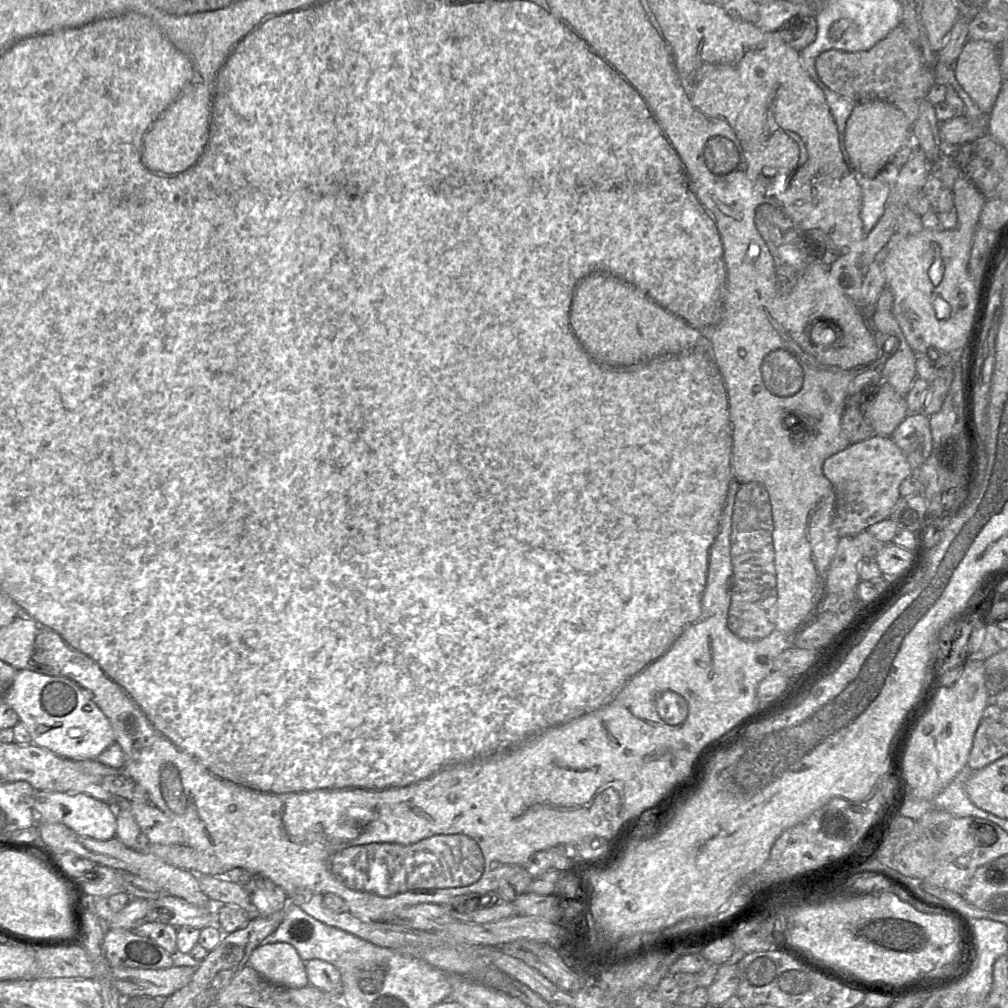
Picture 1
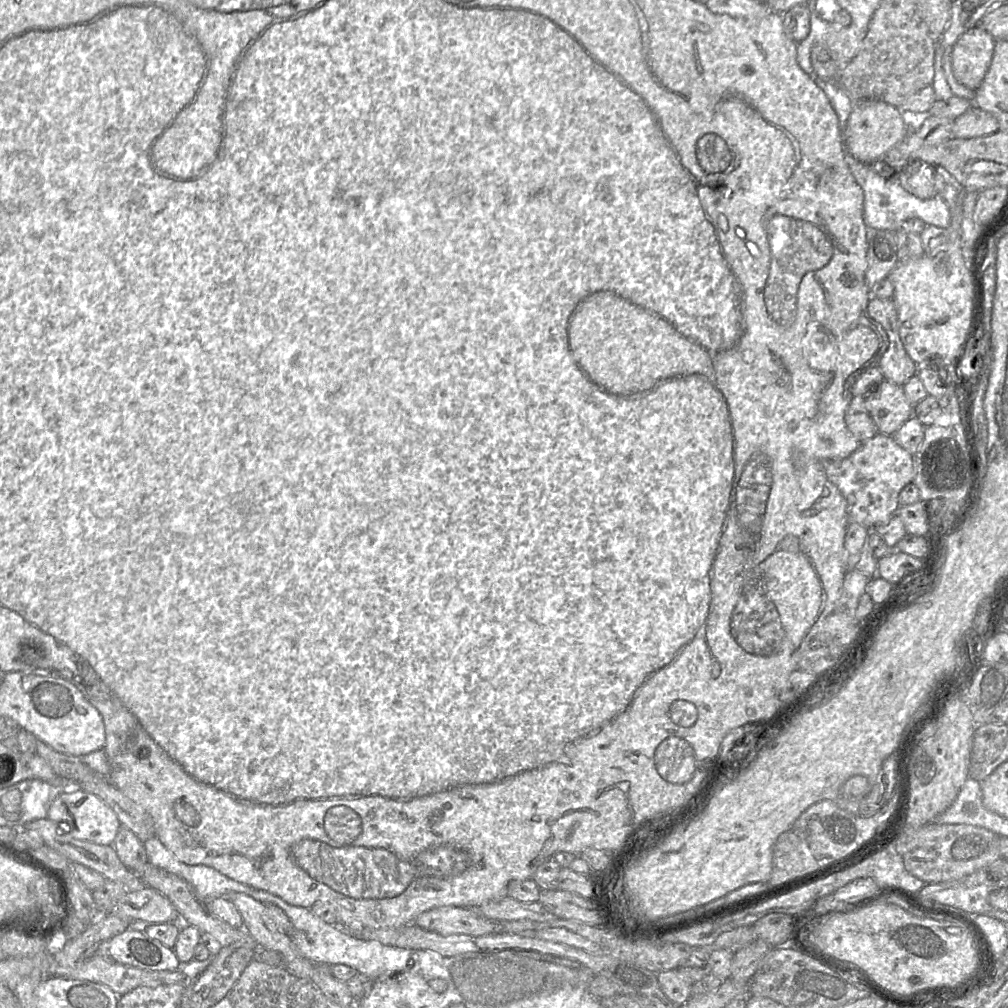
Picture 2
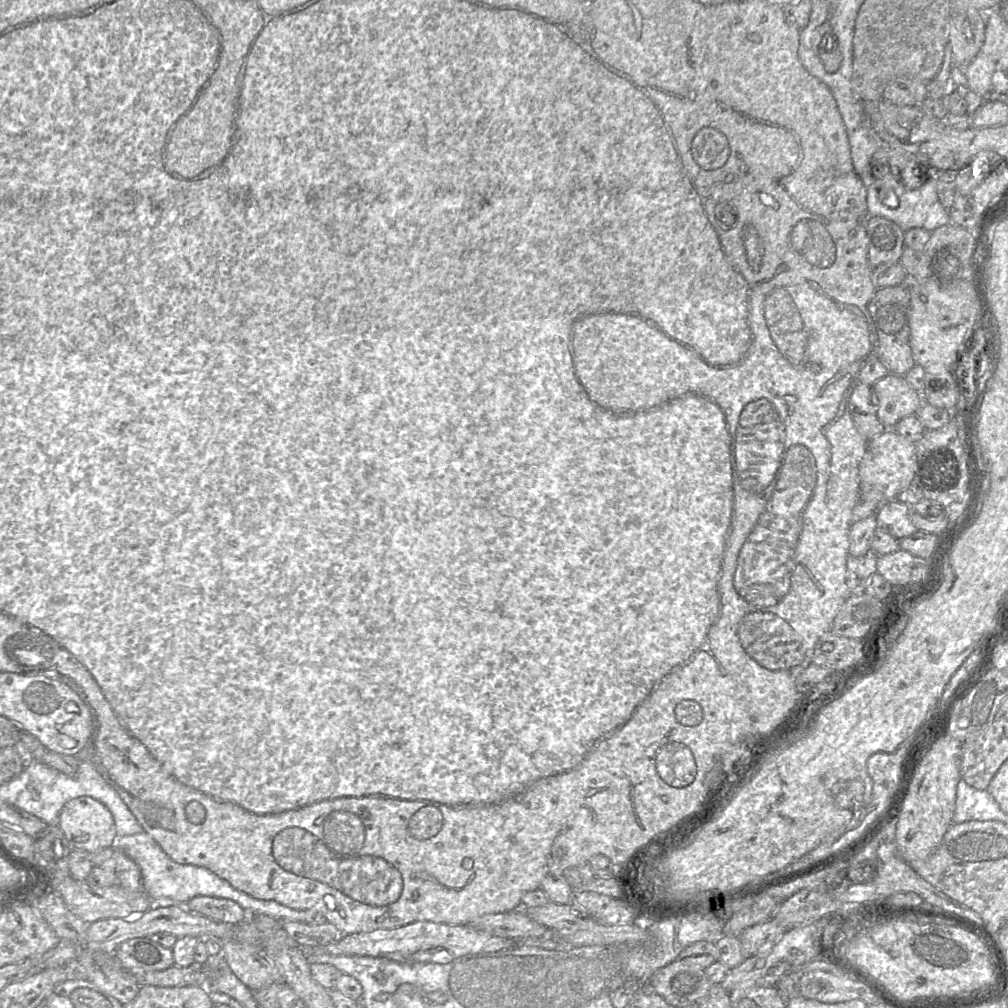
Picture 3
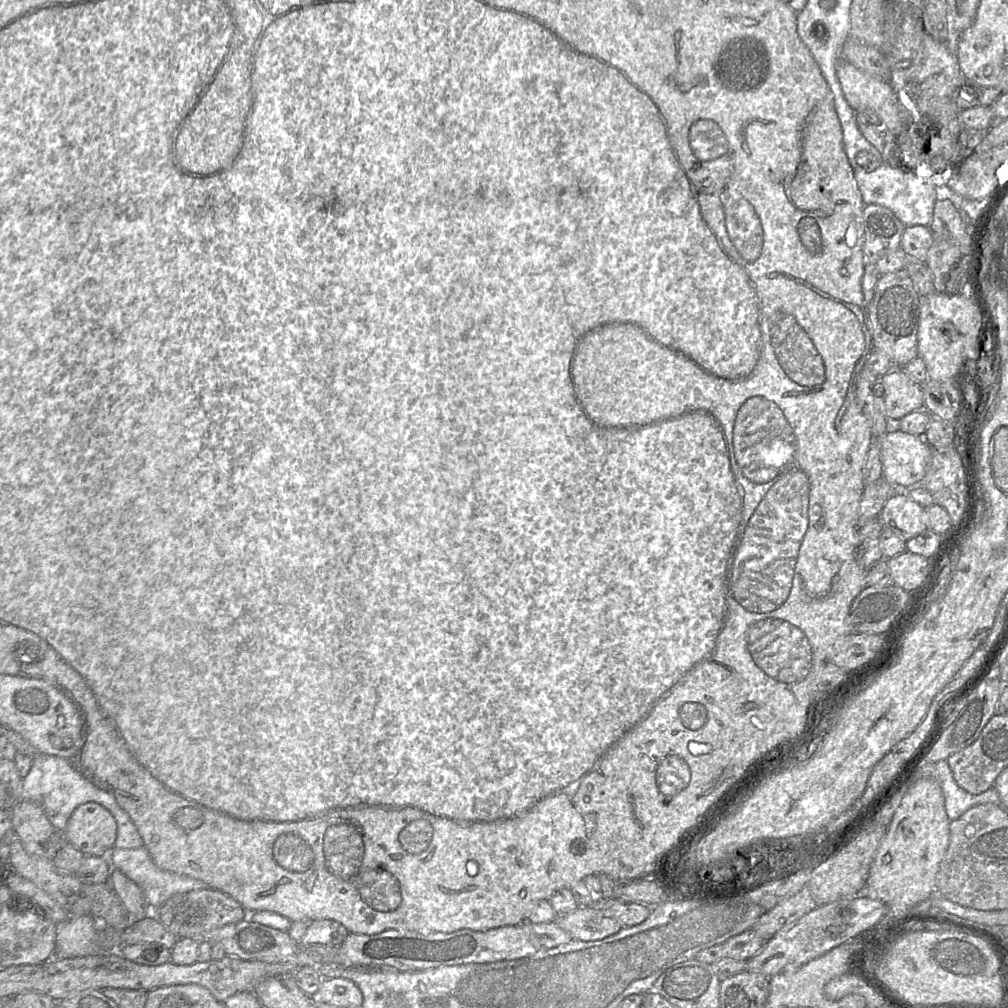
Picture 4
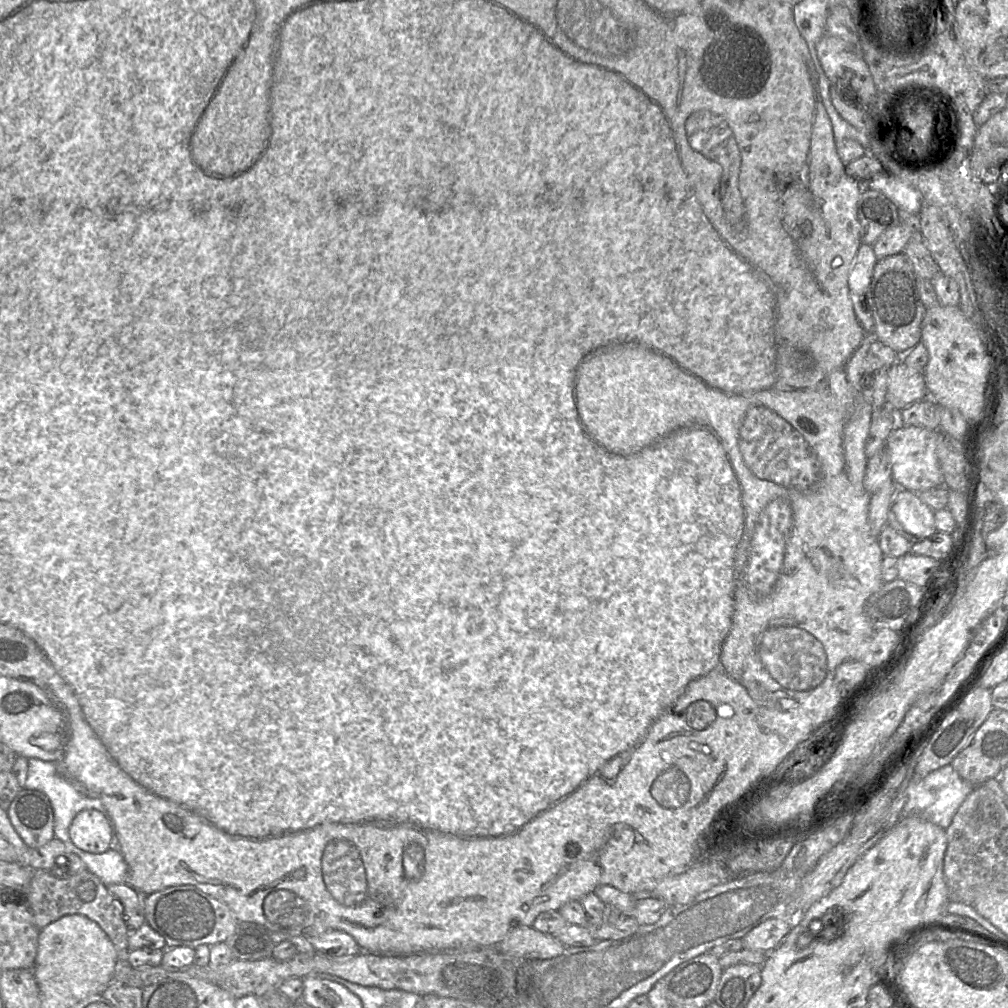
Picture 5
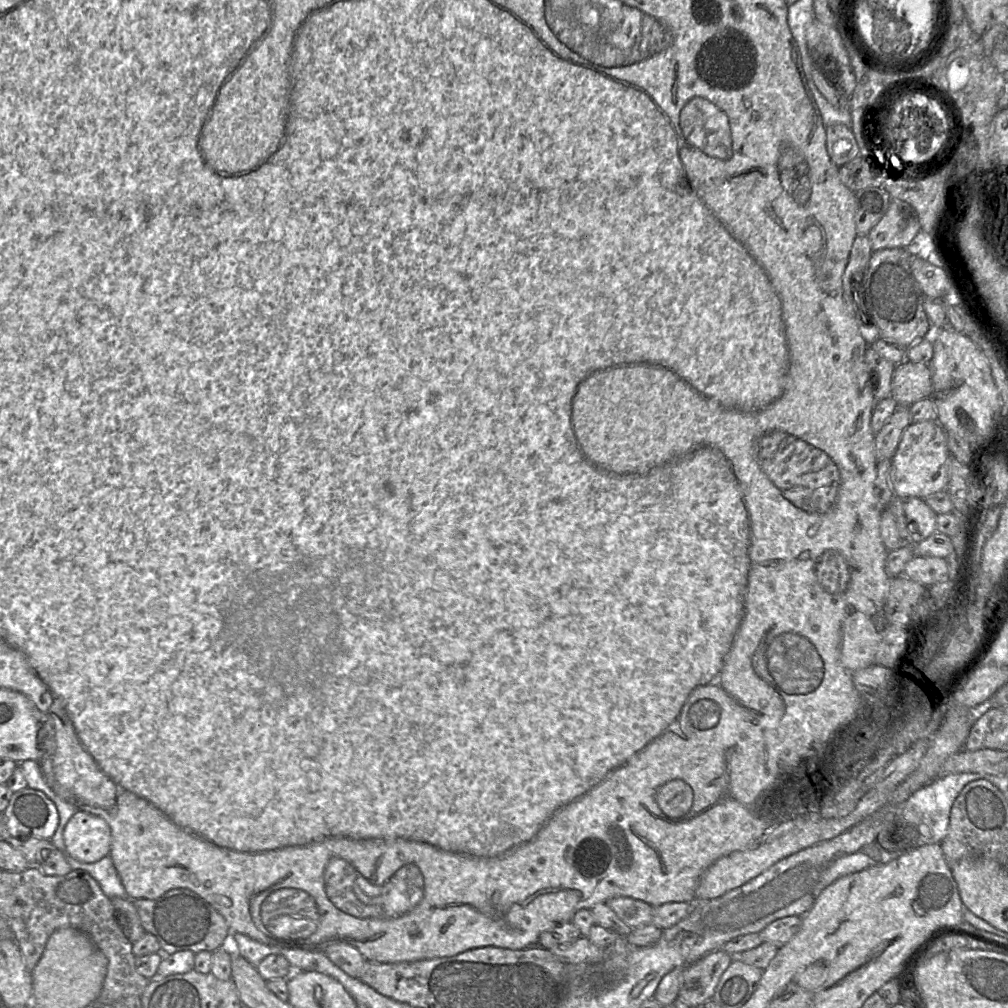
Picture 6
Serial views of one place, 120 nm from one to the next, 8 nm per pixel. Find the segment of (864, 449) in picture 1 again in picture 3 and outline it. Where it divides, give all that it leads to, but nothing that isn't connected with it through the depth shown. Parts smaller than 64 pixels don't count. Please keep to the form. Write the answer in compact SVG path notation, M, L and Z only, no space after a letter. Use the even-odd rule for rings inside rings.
M886 429L868 441L866 452L859 465L859 478L863 486L873 486L881 491L884 502L897 499L913 481L915 474L915 443L899 435L894 429Z

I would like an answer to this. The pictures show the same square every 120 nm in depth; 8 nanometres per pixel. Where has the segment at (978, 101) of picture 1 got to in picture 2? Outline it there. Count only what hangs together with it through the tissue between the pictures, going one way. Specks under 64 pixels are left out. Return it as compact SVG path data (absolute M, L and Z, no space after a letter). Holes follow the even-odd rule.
M981 26L964 33L952 48L952 70L959 83L976 91L993 58L996 39Z

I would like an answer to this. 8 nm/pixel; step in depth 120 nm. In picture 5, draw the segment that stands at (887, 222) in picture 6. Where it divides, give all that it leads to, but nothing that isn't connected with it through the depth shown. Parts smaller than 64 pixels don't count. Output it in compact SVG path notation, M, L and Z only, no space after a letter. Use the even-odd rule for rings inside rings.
M899 210L899 221L897 226L884 231L872 244L877 260L903 252L912 234L919 230L919 214Z

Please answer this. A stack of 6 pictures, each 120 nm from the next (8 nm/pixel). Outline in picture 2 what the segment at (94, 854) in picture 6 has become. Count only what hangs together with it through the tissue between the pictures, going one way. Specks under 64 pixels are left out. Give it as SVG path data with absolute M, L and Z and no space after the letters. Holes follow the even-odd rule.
M68 784L68 787L53 800L47 818L58 824L64 823L74 839L98 845L112 845L121 828L116 814L107 804L73 784Z

